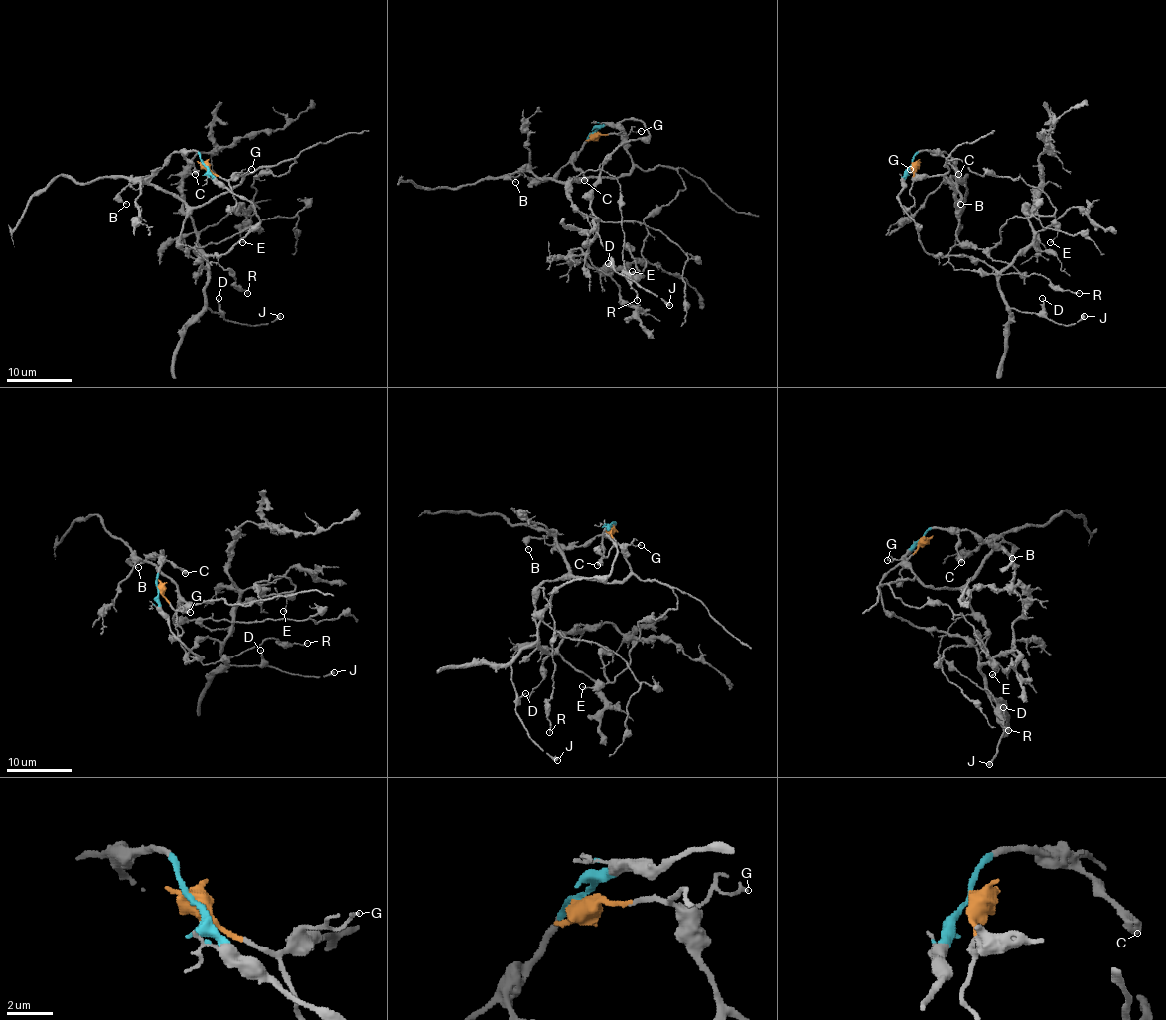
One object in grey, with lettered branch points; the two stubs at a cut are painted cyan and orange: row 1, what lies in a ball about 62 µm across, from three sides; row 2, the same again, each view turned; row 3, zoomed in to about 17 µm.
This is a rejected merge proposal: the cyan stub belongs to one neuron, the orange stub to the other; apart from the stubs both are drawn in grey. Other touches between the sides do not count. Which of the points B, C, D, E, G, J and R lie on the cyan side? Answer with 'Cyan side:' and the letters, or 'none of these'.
Cyan side: B, C, D, J

